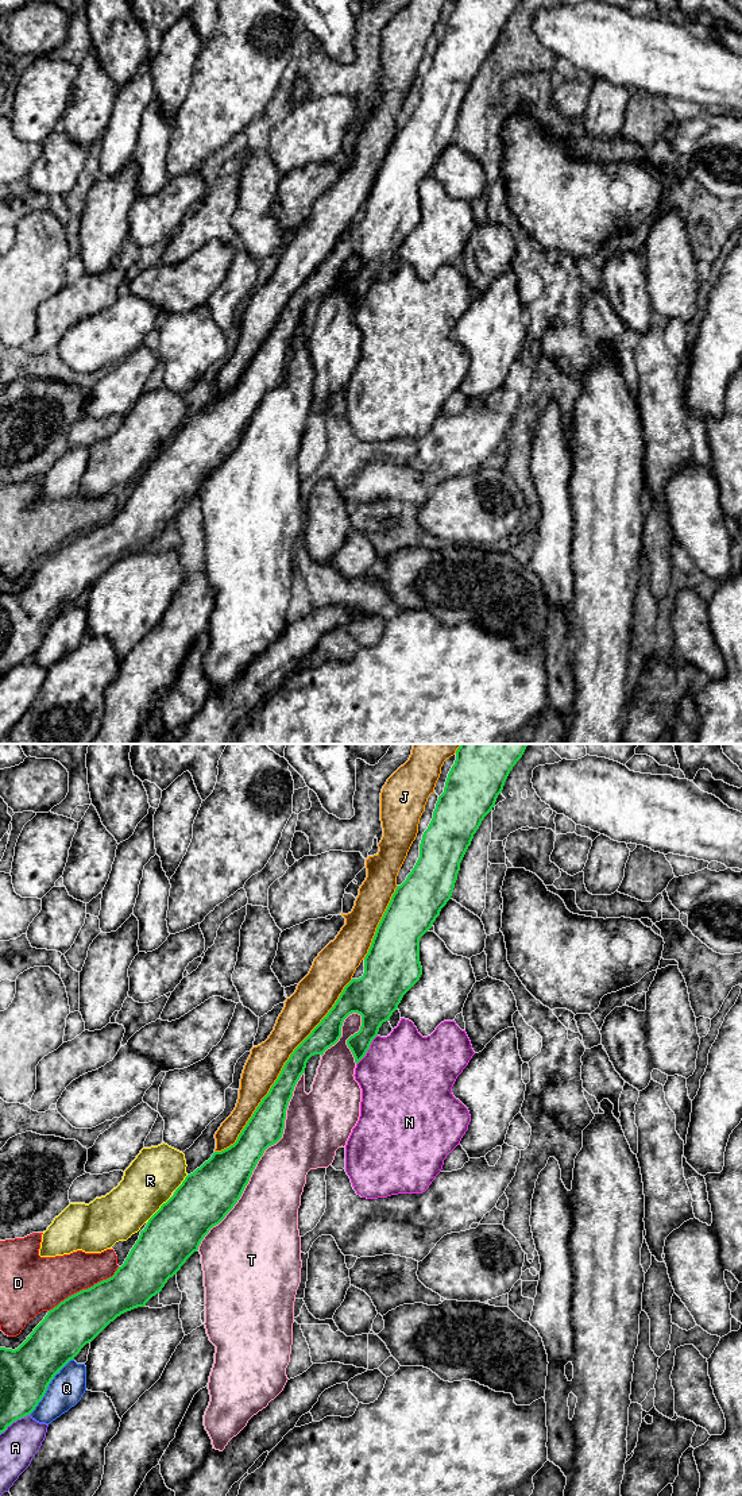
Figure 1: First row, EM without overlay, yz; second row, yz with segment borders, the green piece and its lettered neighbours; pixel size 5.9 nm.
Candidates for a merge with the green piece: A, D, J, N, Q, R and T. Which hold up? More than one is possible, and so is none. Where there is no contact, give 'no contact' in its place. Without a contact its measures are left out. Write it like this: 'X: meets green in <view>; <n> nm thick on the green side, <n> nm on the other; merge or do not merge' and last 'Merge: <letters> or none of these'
A: meets green in yz; 280 nm thick on the green side, 240 nm on the other; do not merge
D: meets green in yz; 300 nm thick on the green side, 300 nm on the other; do not merge
J: meets green in yz; 180 nm thick on the green side, 200 nm on the other; merge
N: meets green in yz; 200 nm thick on the green side, 500 nm on the other; do not merge
Q: meets green in yz; 300 nm thick on the green side, 200 nm on the other; do not merge
R: meets green in yz; 320 nm thick on the green side, 300 nm on the other; do not merge
T: meets green in yz; 280 nm thick on the green side, 340 nm on the other; do not merge
Merge: J

